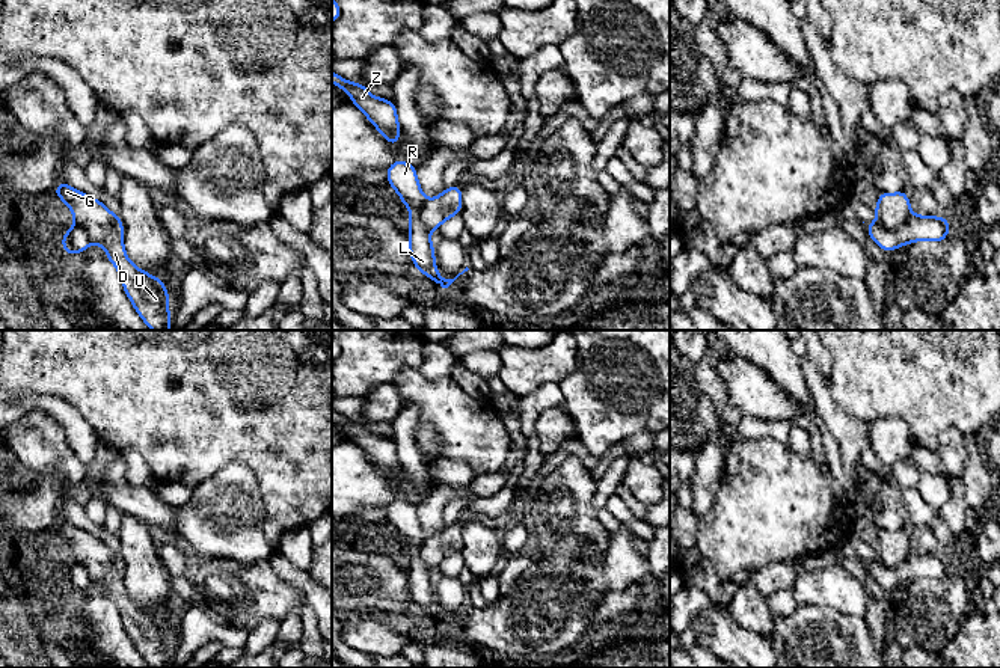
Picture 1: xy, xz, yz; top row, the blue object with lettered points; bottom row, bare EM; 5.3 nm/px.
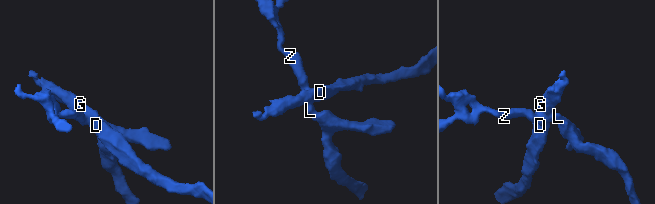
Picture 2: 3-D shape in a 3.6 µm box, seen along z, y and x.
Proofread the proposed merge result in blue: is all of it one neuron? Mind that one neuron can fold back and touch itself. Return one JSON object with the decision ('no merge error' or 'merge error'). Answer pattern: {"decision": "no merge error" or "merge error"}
{"decision": "merge error"}

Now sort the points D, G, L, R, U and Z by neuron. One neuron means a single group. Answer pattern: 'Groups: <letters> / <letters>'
Groups: D G U / L R Z

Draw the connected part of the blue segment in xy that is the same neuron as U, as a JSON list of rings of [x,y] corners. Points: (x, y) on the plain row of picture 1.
[[[57,520],[54,529],[72,549],[74,561],[81,564],[94,582],[101,584],[118,608],[127,635],[143,660],[152,668],[170,668],[169,629],[160,615],[136,605],[124,585],[124,561],[98,537]]]

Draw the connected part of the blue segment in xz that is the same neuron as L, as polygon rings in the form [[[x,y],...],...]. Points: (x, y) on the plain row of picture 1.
[[[395,498],[386,508],[388,522],[400,532],[400,538],[410,549],[409,559],[409,590],[415,606],[424,611],[442,626],[448,626],[460,612],[468,609],[466,605],[454,617],[445,617],[437,611],[434,584],[430,578],[430,567],[419,556],[419,547],[425,541],[425,534],[416,514],[416,505],[404,498]]]

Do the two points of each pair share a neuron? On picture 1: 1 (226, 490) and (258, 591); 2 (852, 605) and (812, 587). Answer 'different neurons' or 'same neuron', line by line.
1: different neurons
2: same neuron

